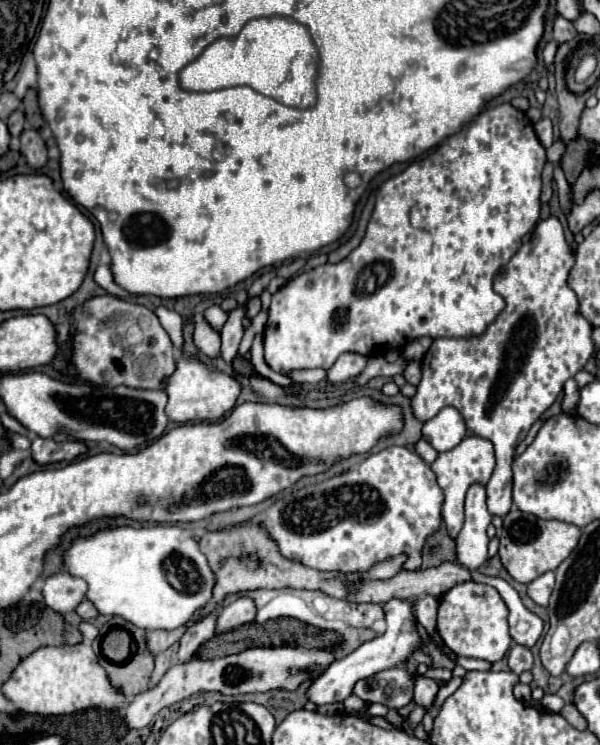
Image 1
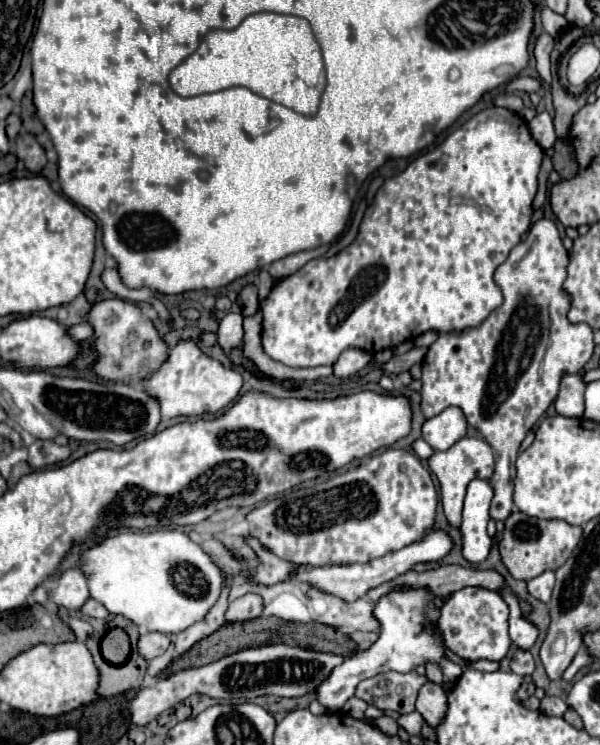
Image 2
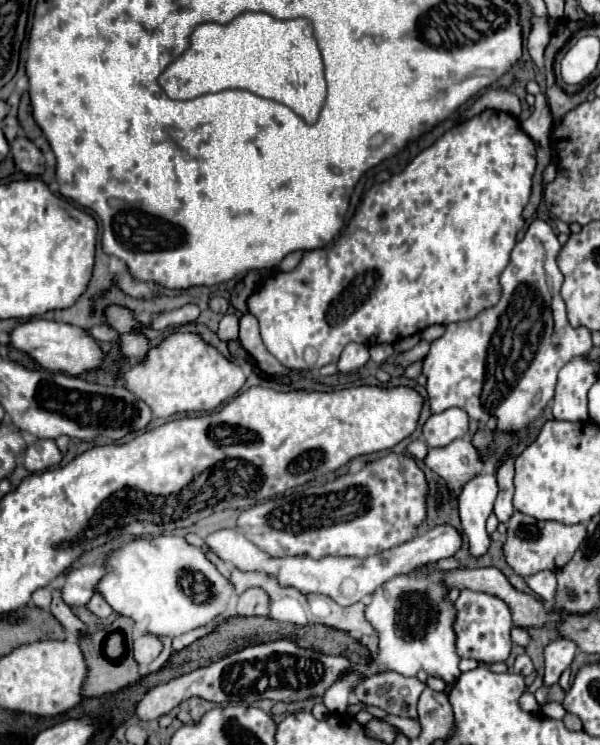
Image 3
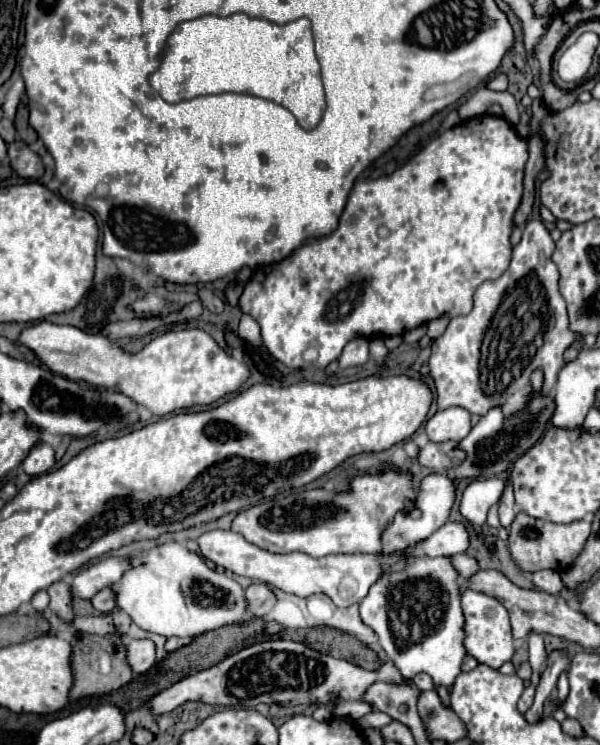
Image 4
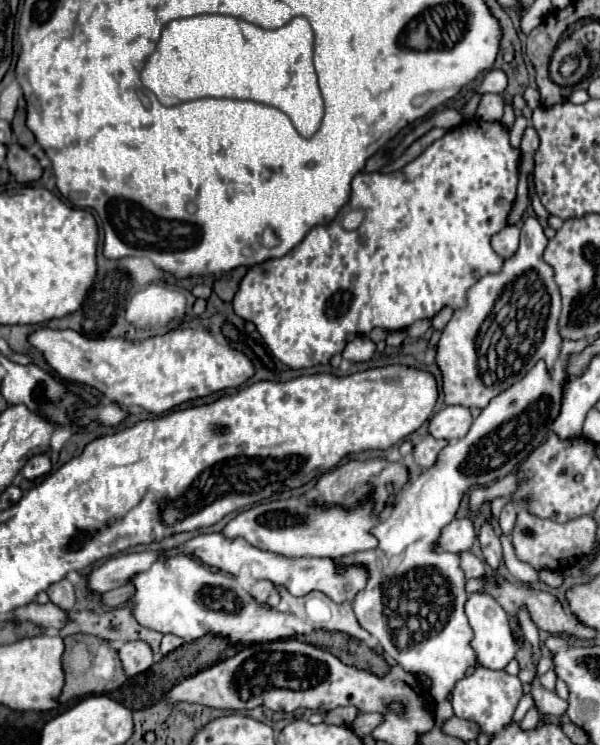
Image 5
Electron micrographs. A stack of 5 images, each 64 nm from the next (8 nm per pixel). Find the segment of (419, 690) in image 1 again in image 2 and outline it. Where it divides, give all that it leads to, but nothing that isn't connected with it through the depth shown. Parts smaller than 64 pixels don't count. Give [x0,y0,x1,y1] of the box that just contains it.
[416,682,448,728]

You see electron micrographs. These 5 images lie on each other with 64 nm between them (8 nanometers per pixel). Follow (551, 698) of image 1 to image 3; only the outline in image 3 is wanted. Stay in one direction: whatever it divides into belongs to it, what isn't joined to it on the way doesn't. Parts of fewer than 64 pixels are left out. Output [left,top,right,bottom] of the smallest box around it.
[541,702,566,720]

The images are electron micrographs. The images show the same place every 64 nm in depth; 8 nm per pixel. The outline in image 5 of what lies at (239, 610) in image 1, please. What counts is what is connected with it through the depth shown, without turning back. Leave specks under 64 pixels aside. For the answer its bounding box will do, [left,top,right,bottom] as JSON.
[250,580,280,606]

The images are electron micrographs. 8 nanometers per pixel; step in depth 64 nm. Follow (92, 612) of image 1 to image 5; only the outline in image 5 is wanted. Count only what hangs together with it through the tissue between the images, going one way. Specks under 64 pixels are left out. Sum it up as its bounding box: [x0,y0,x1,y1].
[102,584,134,608]

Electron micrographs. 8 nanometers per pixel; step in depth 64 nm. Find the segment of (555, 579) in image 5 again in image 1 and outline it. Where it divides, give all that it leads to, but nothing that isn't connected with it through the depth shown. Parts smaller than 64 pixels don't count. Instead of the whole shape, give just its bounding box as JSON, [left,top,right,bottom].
[528,572,554,606]

